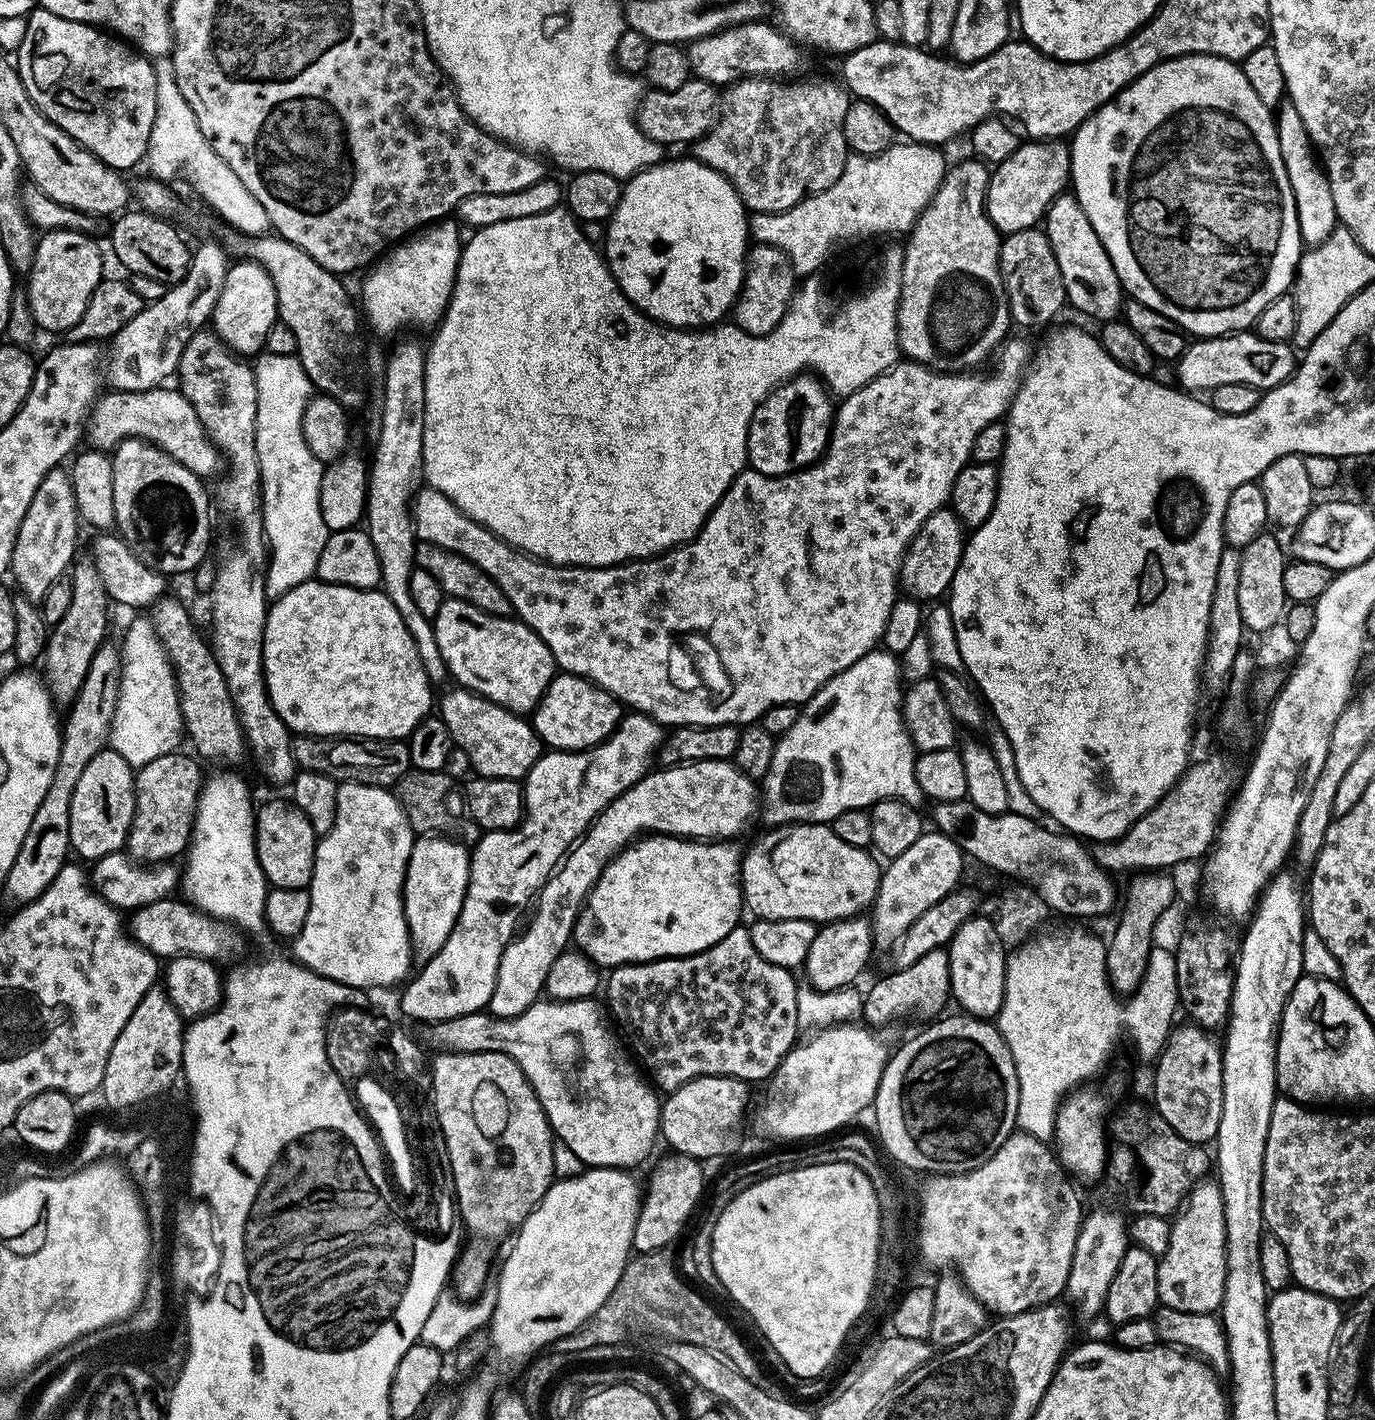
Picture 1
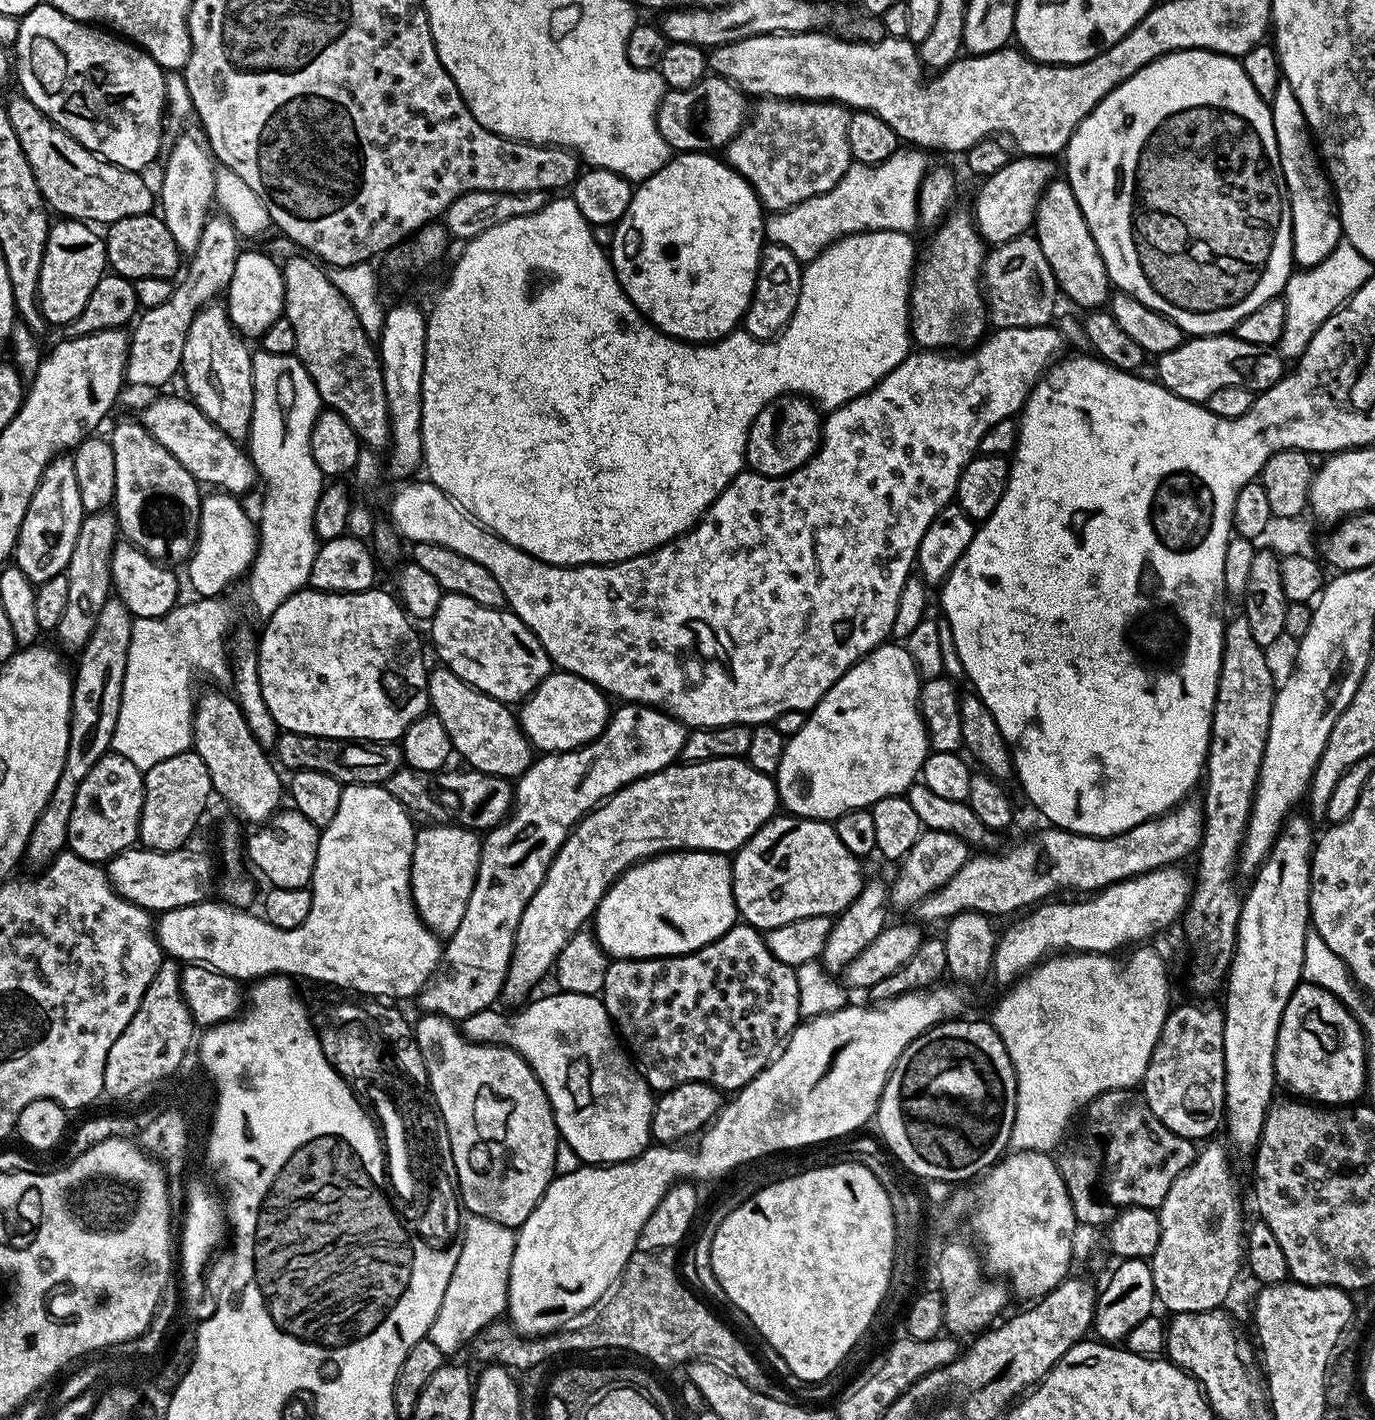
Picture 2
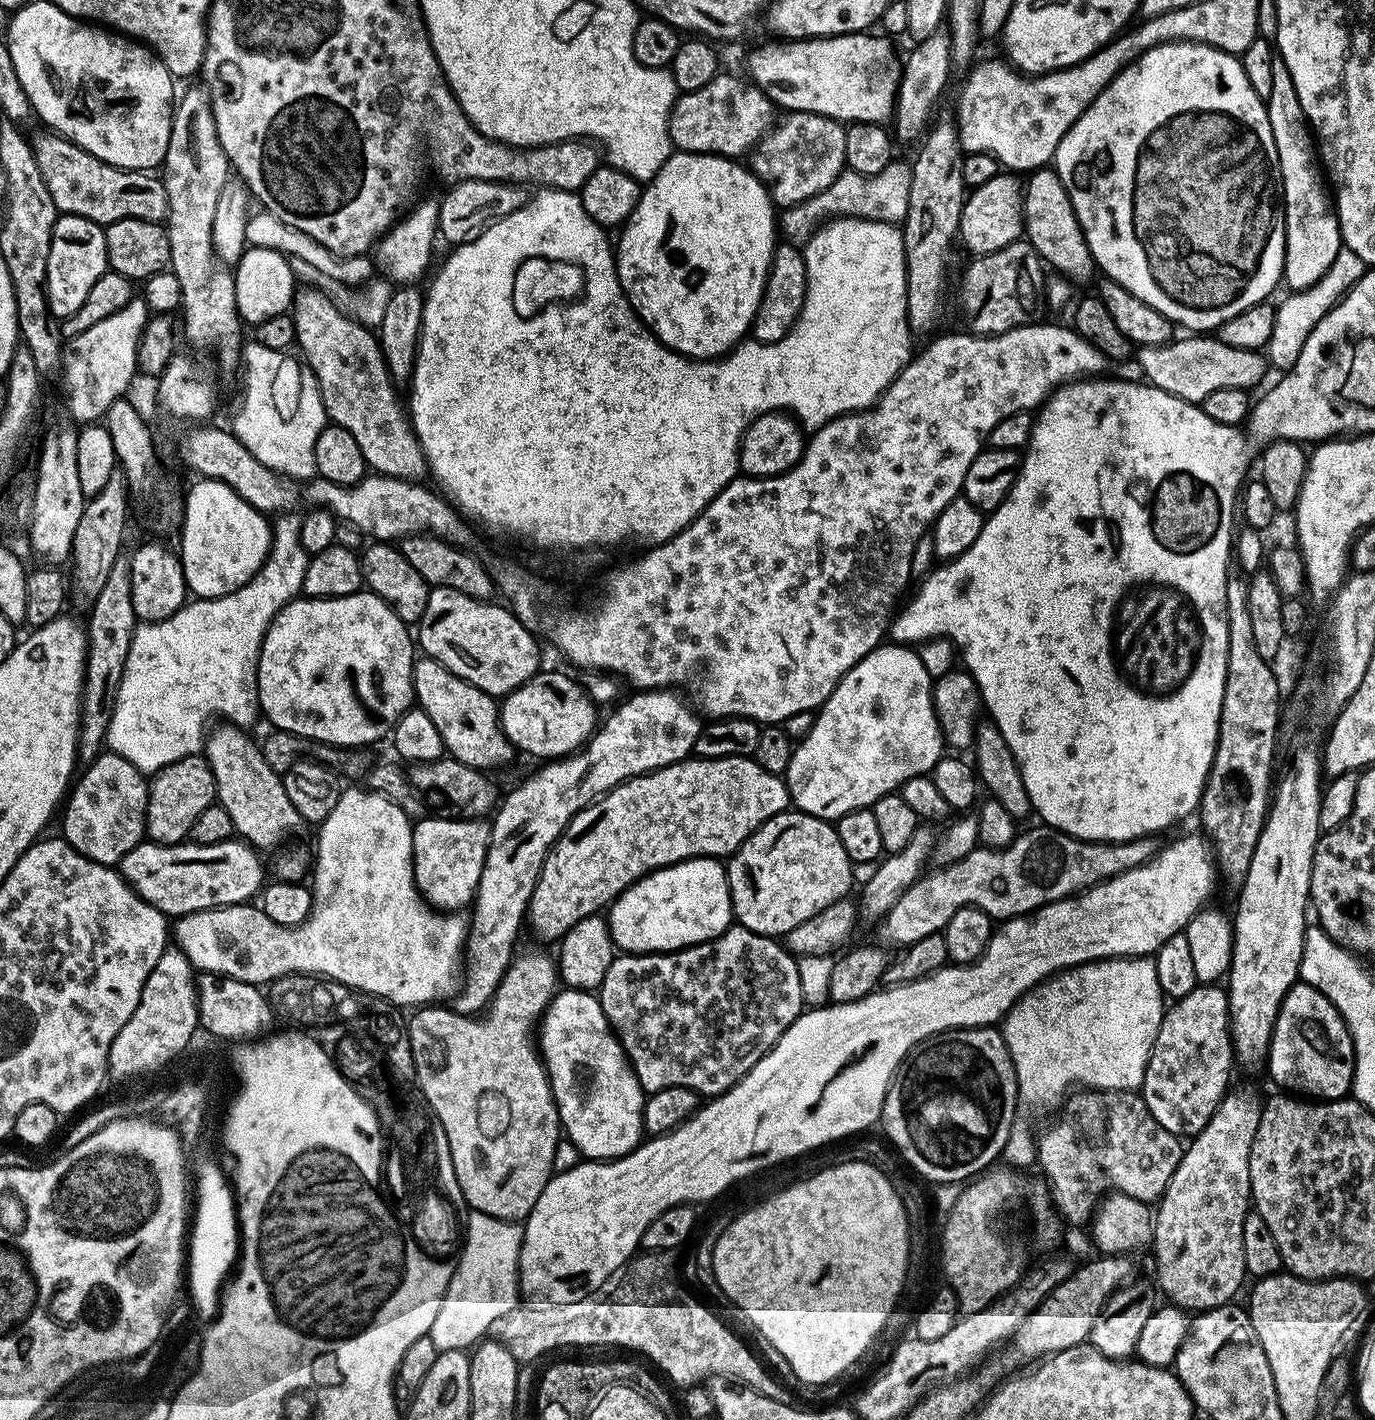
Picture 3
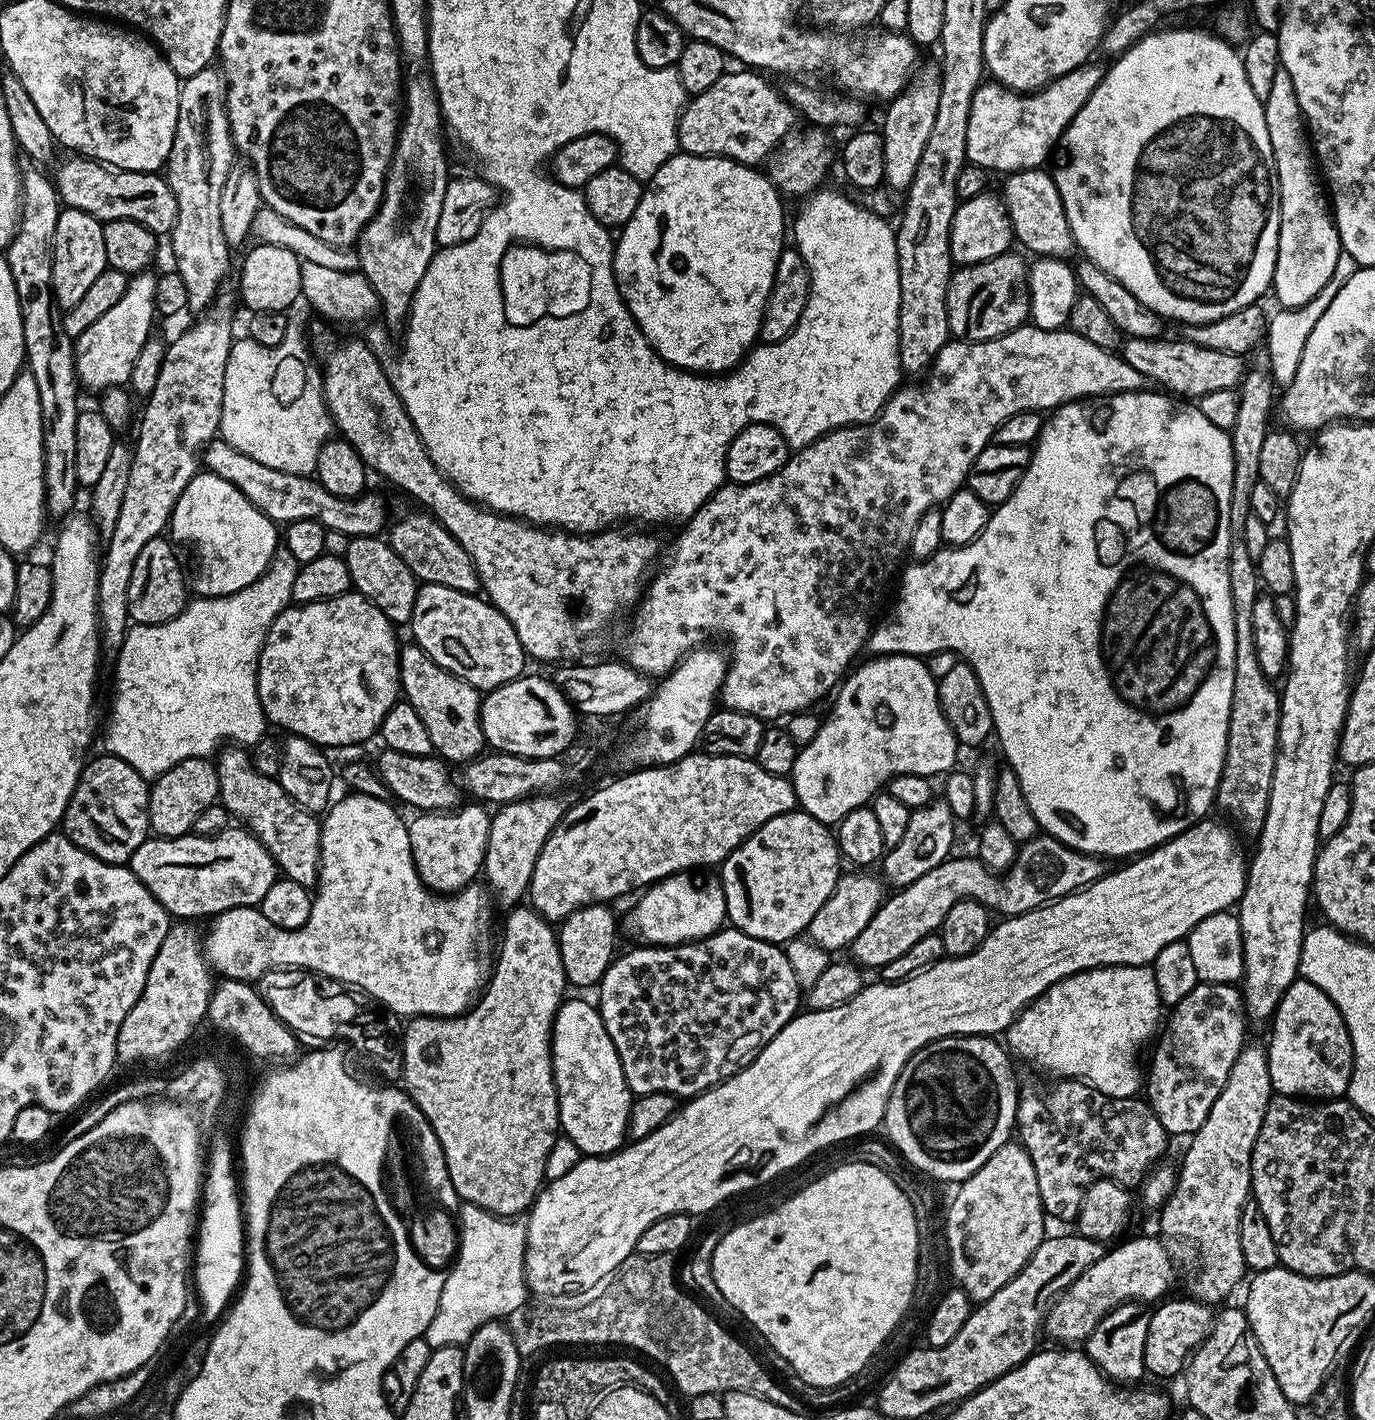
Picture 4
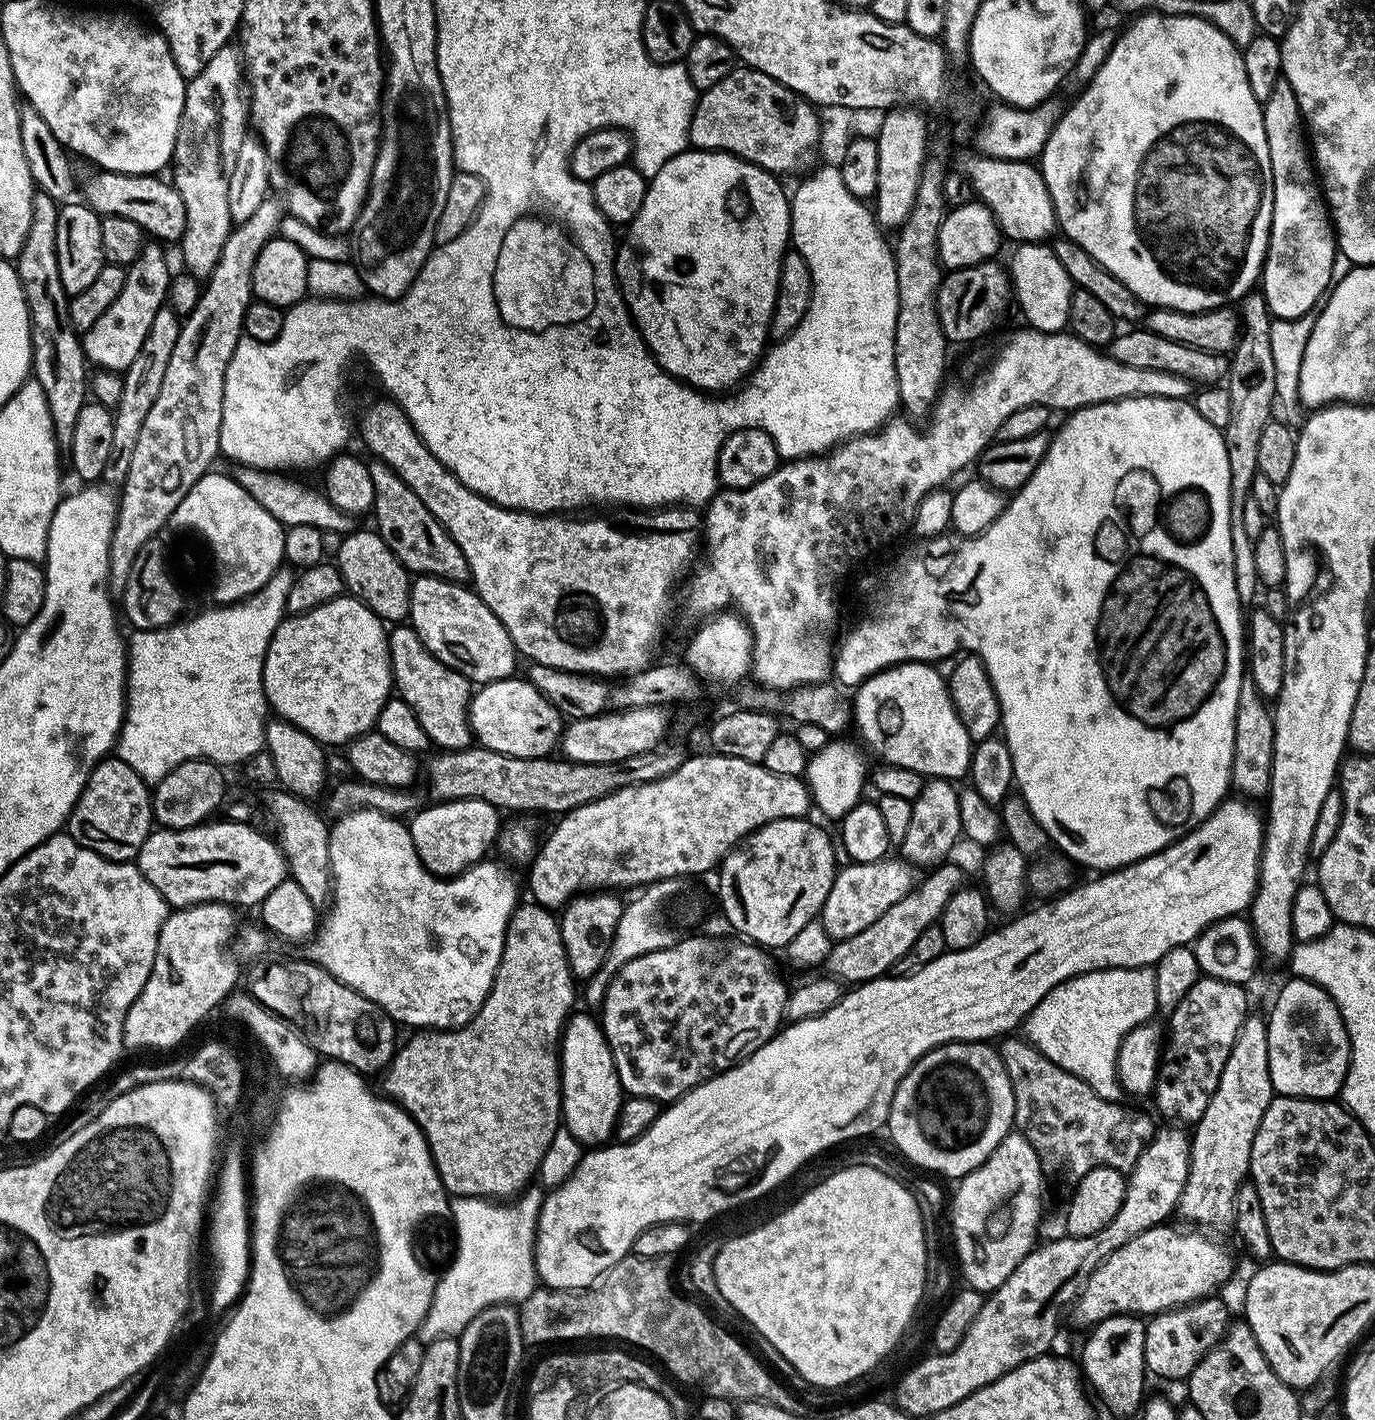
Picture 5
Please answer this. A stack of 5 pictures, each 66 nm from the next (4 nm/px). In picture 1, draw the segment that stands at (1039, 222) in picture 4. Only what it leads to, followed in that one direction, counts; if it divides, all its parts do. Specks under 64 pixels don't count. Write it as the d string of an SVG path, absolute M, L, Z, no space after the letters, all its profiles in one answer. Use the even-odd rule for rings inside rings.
M1075 195L1060 196L1048 207L1048 215L1042 221L1042 227L1048 233L1048 241L1058 258L1058 270L1062 270L1064 294L1069 305L1072 304L1084 316L1095 322L1114 320L1121 315L1126 303L1126 293L1120 285L1114 262L1102 246L1102 238L1091 225L1086 210L1076 201Z

